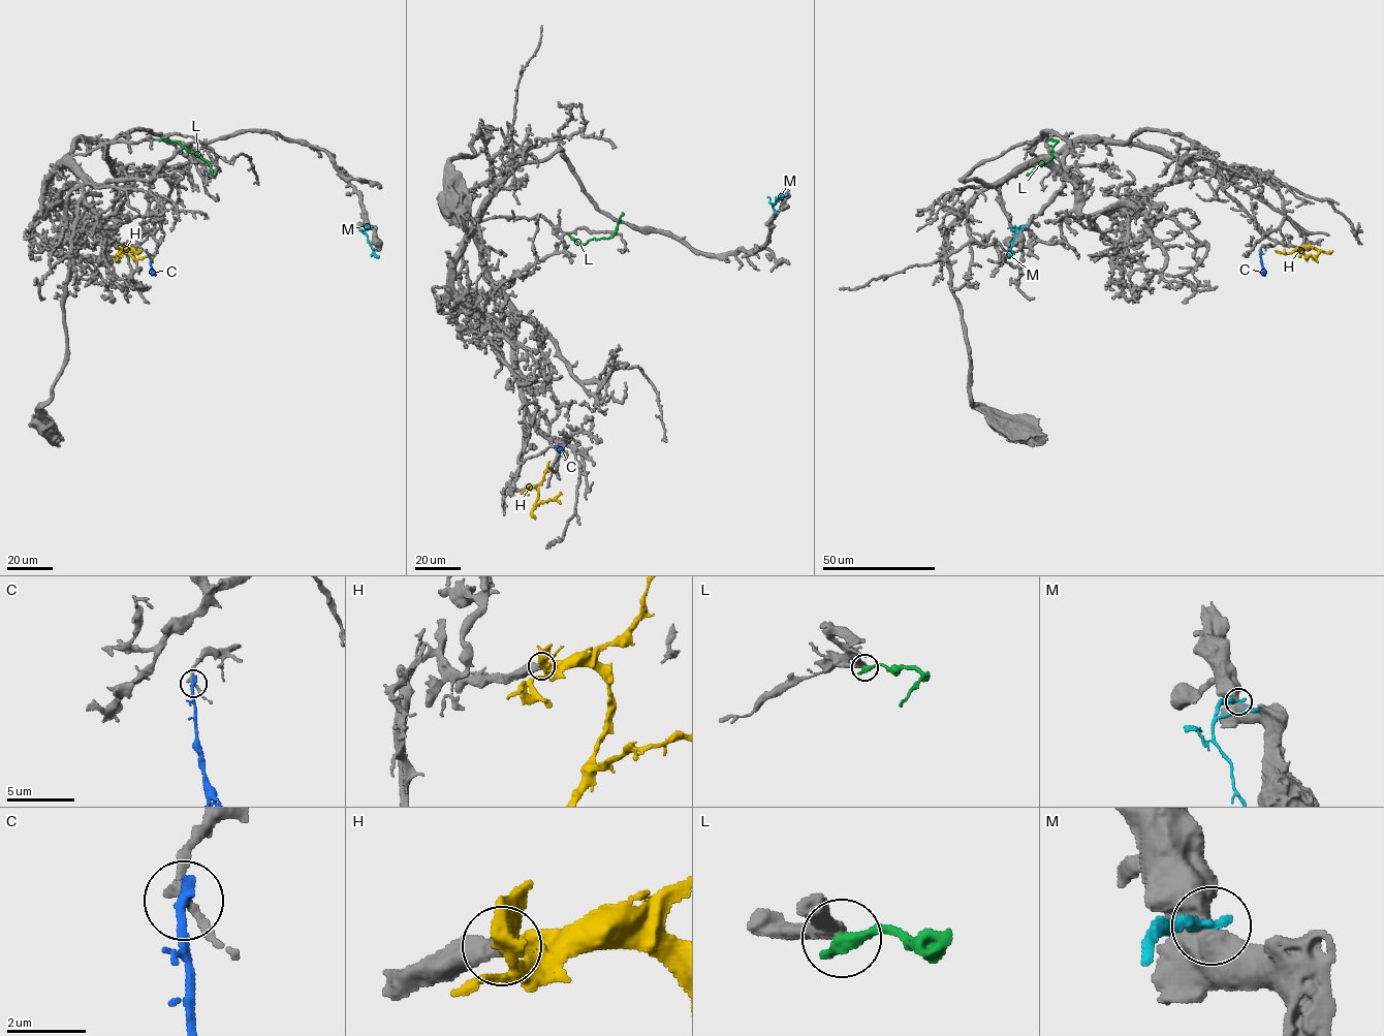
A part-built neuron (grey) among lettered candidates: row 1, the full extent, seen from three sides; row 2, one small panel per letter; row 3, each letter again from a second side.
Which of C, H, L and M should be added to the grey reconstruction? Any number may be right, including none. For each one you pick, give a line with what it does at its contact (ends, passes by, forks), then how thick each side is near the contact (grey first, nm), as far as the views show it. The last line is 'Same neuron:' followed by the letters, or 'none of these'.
H: it ends there; 360 nm thick on the grey side, 360 nm on the other
Same neuron: H

